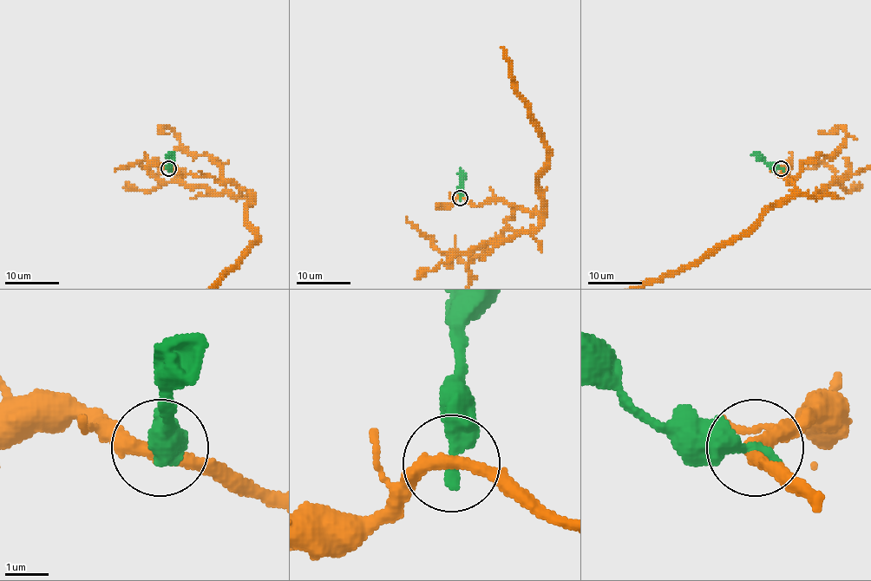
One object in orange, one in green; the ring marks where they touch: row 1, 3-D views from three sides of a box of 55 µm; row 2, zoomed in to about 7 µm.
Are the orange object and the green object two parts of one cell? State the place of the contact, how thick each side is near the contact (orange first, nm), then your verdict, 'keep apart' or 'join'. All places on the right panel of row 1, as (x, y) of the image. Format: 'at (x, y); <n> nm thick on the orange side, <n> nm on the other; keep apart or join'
at (781, 168); 320 nm thick on the orange side, 460 nm on the other; keep apart

